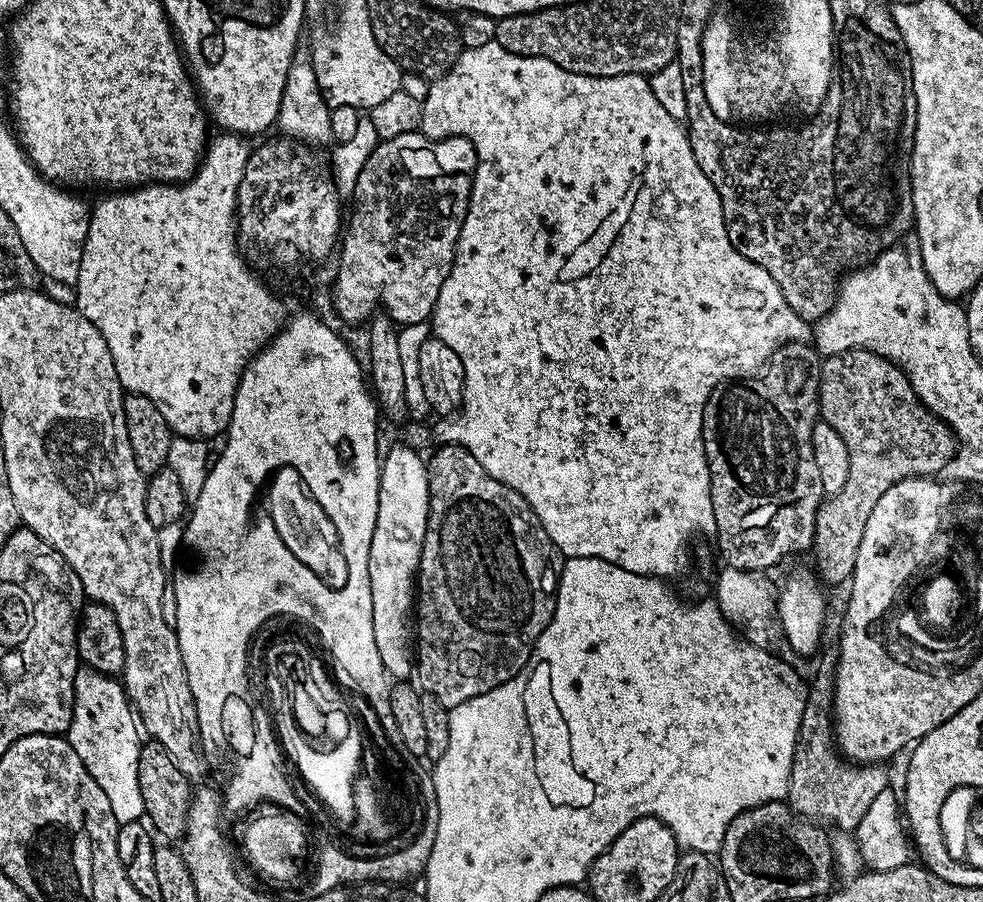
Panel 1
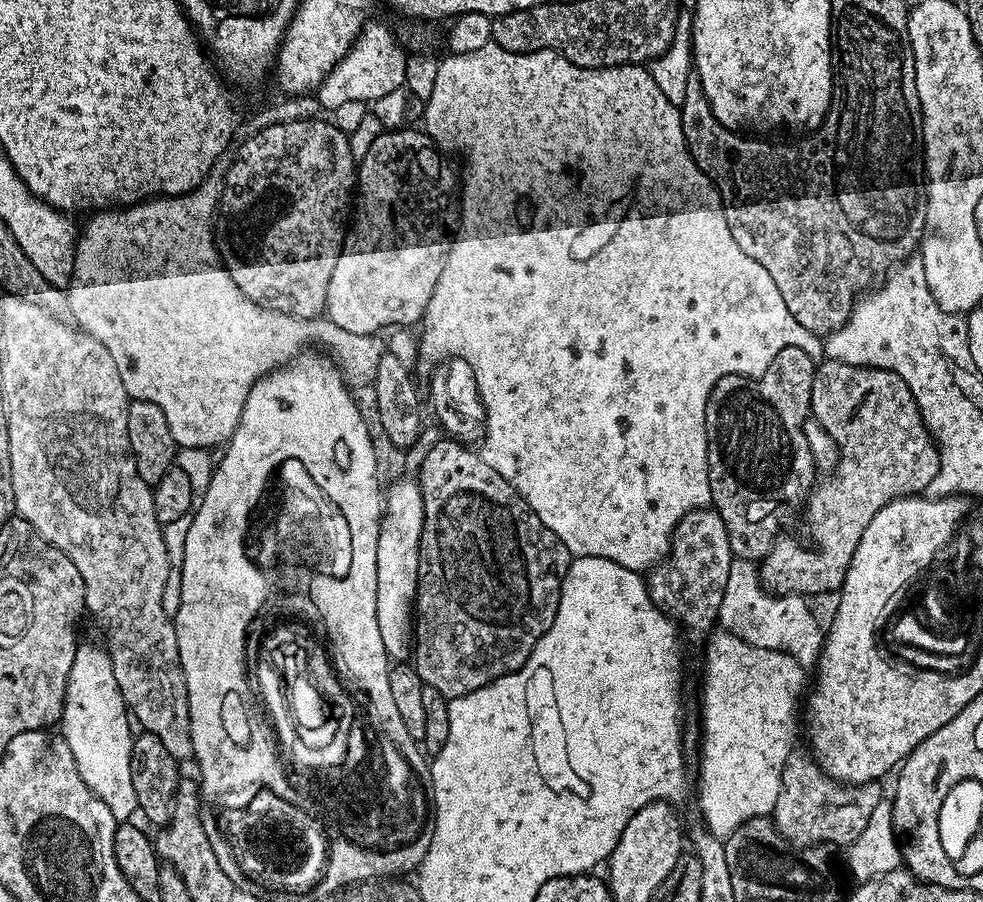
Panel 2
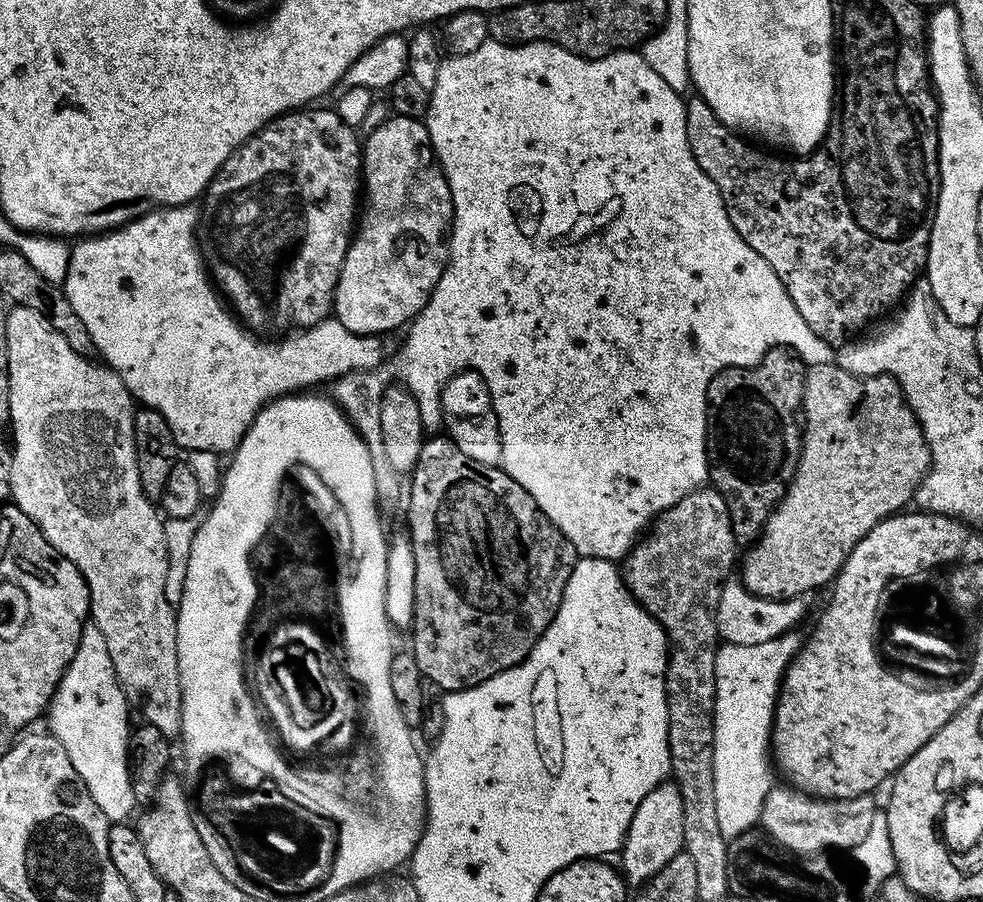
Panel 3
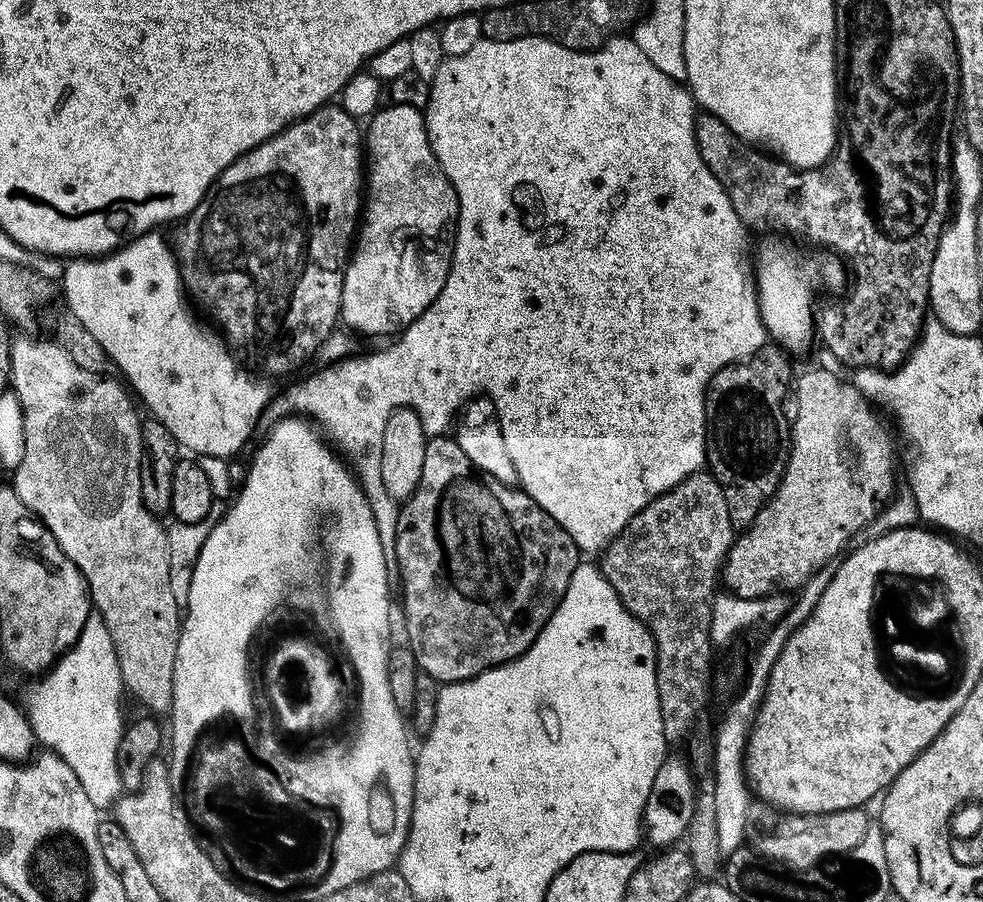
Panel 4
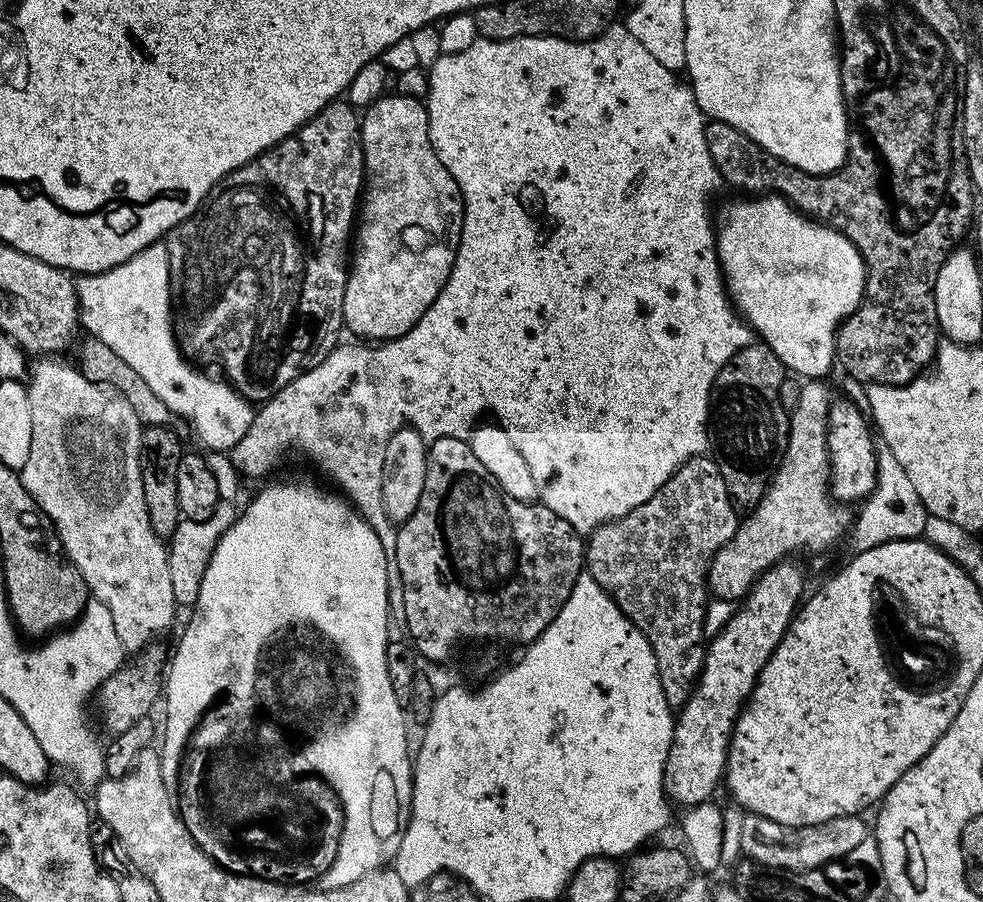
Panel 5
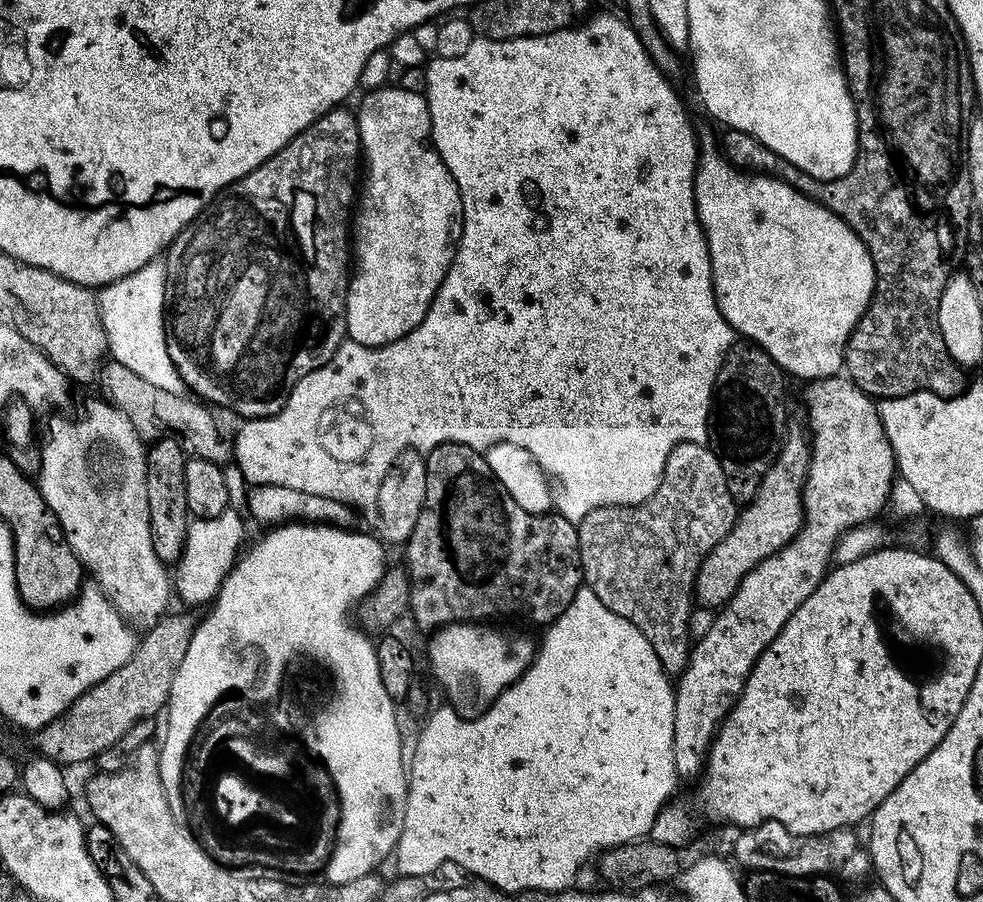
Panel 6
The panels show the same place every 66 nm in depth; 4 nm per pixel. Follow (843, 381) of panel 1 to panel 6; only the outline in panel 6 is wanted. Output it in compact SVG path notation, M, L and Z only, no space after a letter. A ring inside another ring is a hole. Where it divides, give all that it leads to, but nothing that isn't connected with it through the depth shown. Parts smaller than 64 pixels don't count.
M803 423L787 425L784 441L780 443L778 454L766 470L766 478L756 491L756 497L747 501L737 511L736 521L731 530L706 554L702 566L696 575L694 600L699 607L719 610L731 598L734 590L770 554L782 550L798 534L804 525L804 479L808 477L808 457L810 455L810 440L806 435Z

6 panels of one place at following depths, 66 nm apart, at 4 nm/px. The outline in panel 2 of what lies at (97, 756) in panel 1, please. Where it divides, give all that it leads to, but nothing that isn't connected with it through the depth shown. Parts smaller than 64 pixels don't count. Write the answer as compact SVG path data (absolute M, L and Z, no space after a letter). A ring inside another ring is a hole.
M84 643L77 647L74 666L70 666L64 712L60 715L59 727L65 742L70 746L70 754L74 754L82 782L86 782L92 793L102 798L106 806L110 806L110 814L114 814L117 822L128 822L138 812L134 782L130 778L134 731L130 713L118 690L118 681L114 678L112 659L101 645L100 648L96 644Z

